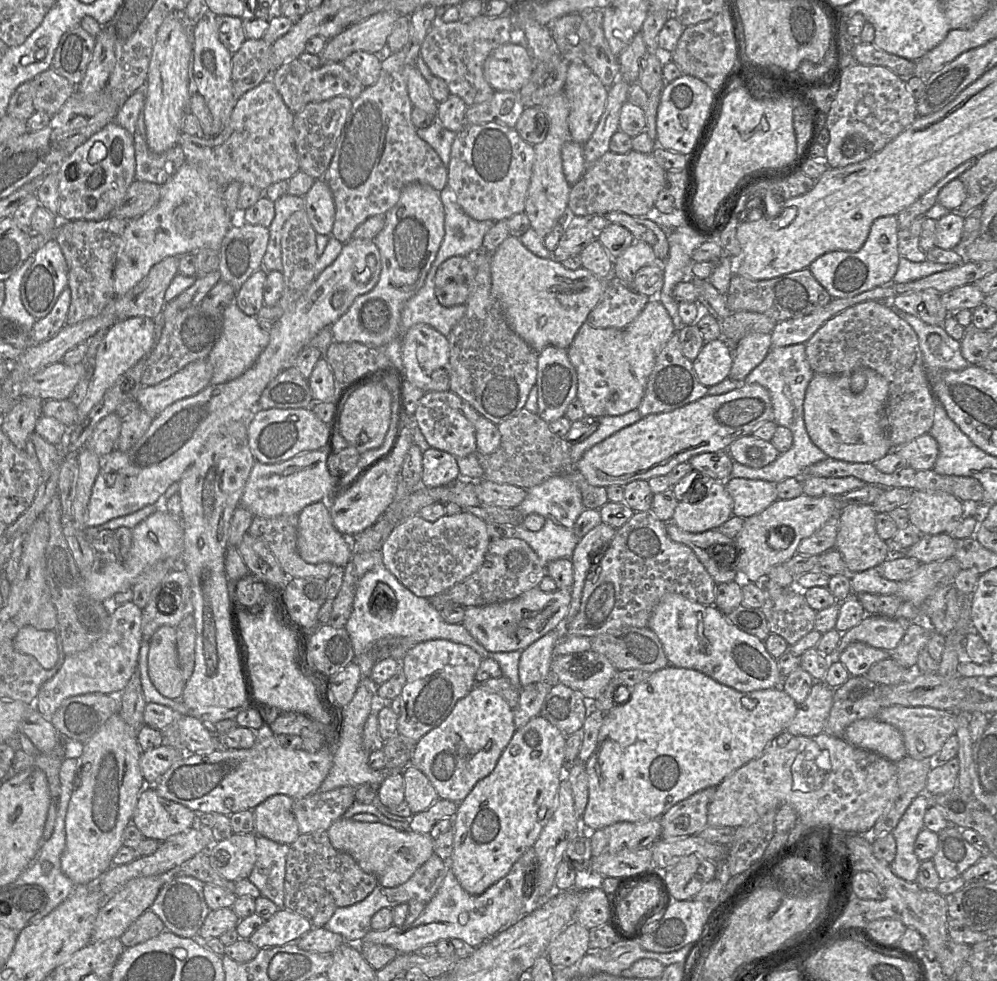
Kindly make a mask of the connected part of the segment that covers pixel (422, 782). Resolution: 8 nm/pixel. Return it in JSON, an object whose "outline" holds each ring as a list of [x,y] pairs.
{"outline":[[[408,765],[403,769],[405,779],[405,801],[413,815],[427,810],[439,795],[429,778],[418,768]]]}

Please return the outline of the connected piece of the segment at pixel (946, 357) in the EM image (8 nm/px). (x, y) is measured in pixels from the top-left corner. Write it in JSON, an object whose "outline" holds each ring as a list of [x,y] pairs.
{"outline":[[[896,310],[896,314],[917,336],[931,389],[935,373],[960,371],[969,366],[962,356],[960,342],[951,338],[942,325],[926,324],[914,315],[899,310]]]}

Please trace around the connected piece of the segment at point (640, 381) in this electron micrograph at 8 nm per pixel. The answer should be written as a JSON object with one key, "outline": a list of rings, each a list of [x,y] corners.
{"outline":[[[652,298],[638,317],[623,329],[594,328],[585,322],[567,349],[577,374],[577,398],[585,415],[600,418],[636,410],[657,356],[677,330],[676,322],[657,298]]]}

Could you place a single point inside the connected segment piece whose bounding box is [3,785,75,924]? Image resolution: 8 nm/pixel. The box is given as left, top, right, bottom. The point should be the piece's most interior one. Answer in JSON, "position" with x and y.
{"position":[45,870]}

